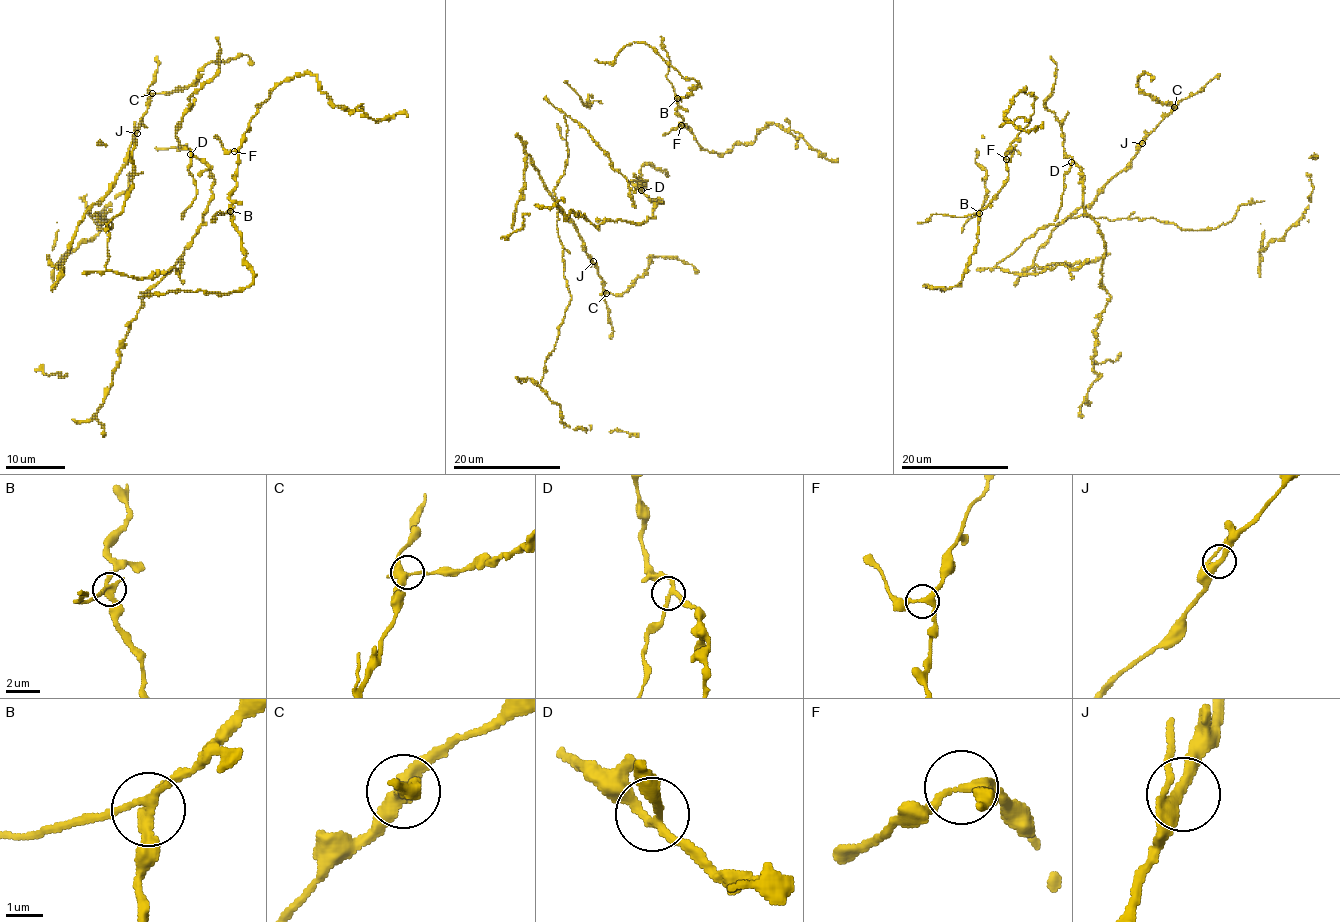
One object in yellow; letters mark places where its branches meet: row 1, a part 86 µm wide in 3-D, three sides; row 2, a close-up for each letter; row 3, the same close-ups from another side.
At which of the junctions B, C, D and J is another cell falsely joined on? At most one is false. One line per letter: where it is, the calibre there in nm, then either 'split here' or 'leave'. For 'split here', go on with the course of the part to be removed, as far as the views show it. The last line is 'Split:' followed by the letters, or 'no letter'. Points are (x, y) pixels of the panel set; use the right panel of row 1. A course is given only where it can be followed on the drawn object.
B: place (979, 213); calibre 260 nm; split here; course (979, 213), (1007, 178), (1010, 143), (1034, 112), (1034, 96), (1023, 89), (1004, 118), (1024, 131), (1039, 127)
C: place (1174, 107); calibre 360 nm; leave
D: place (1071, 162); calibre 200 nm; leave
J: place (1142, 143); calibre 280 nm; leave
Split: B

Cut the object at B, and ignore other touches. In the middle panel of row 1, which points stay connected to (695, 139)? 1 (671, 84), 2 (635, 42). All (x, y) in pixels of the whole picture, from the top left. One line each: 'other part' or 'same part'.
1: same part
2: other part

